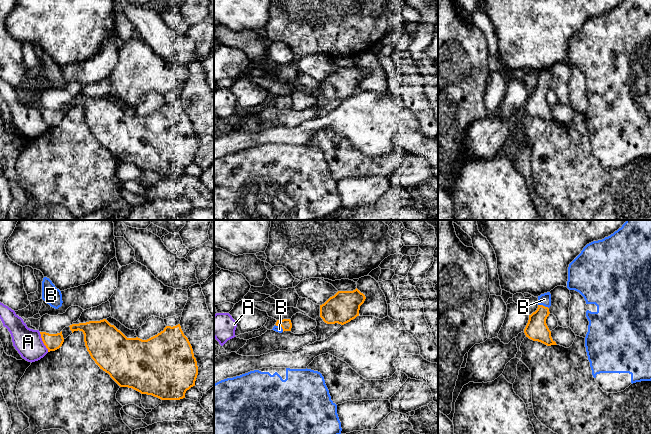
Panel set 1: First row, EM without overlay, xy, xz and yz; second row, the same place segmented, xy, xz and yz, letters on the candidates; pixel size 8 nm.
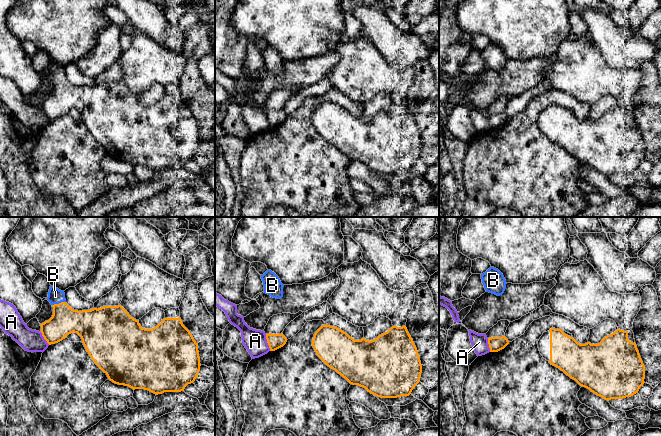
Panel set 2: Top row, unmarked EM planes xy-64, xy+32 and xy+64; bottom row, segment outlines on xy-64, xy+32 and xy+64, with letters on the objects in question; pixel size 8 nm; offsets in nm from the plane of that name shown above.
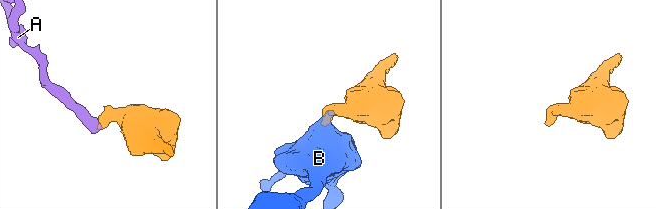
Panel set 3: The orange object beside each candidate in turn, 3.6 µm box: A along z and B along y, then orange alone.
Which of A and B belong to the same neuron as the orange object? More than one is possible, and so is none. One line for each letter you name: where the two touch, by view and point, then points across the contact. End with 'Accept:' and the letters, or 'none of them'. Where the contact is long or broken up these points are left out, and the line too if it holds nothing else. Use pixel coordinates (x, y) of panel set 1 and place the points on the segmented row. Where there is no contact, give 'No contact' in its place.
B: Touches orange at yz (542, 305). Path across: yz (536, 329), (542, 305), (544, 299)
Accept: B

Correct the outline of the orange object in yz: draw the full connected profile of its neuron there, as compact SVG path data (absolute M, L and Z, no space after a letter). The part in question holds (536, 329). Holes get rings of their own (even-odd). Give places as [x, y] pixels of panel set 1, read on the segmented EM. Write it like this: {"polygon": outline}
{"polygon": "M550 292L538 296L538 308L529 315L528 323L524 329L526 337L533 341L541 342L547 346L557 345L551 337L546 319L549 316L549 307L551 306Z"}

